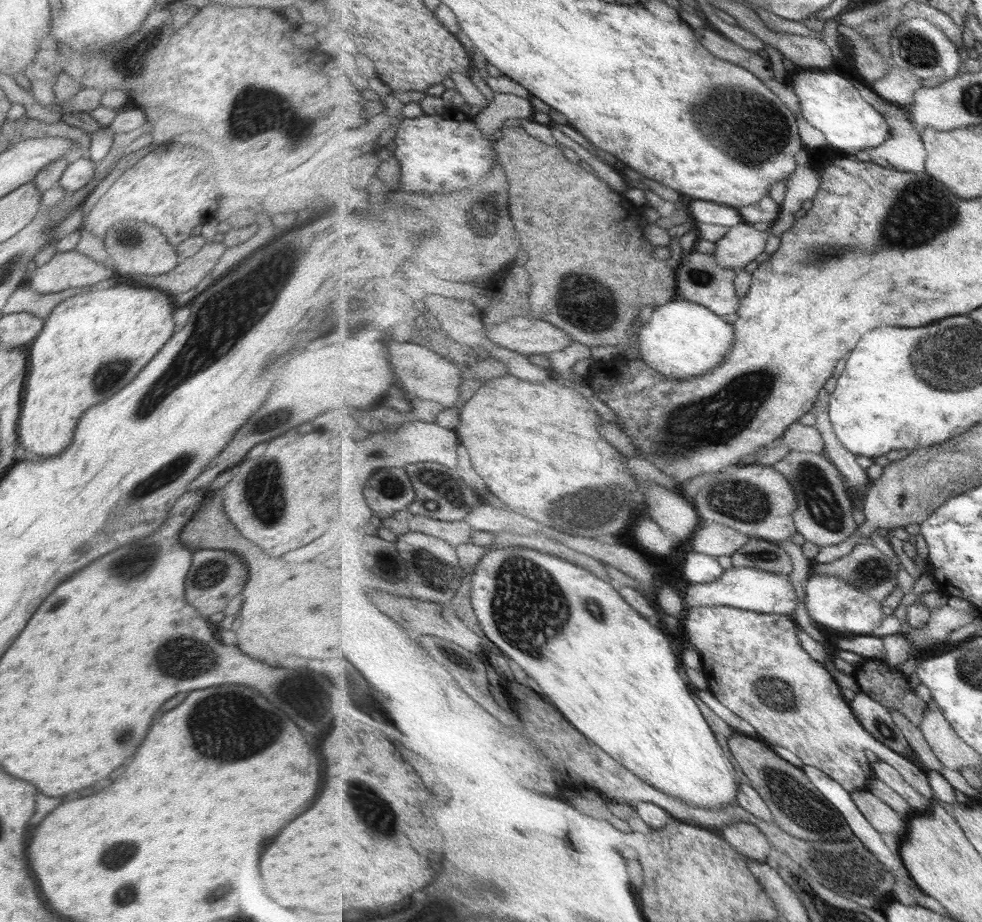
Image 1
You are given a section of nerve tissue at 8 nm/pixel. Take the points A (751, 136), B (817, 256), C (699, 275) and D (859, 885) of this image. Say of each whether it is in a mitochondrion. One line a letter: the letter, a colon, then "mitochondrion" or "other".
A: mitochondrion
B: mitochondrion
C: mitochondrion
D: mitochondrion

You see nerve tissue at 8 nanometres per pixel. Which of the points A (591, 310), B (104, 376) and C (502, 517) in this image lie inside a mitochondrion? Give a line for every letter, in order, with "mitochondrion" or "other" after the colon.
A: mitochondrion
B: mitochondrion
C: other

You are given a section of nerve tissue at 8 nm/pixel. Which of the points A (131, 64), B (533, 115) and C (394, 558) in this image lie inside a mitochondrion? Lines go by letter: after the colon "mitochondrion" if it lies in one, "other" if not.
A: mitochondrion
B: other
C: mitochondrion

